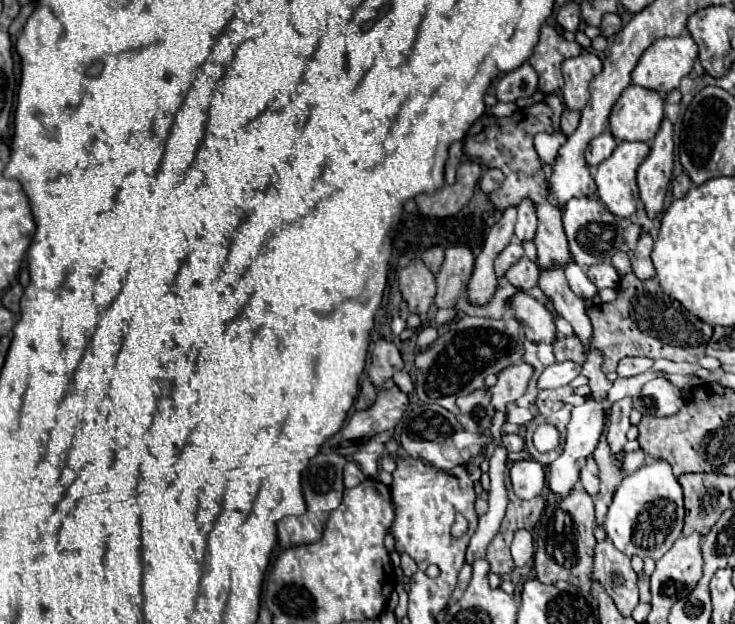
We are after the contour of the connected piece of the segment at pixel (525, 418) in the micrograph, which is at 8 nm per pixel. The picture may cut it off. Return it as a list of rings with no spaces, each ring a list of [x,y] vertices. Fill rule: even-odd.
[[[517,405],[511,407],[509,413],[507,413],[507,421],[509,421],[509,423],[515,423],[515,425],[527,425],[533,417],[535,417],[535,415],[533,415],[529,409],[517,407]]]

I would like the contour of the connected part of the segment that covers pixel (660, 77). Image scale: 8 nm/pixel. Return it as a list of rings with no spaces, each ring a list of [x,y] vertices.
[[[689,33],[679,35],[679,37],[663,37],[663,39],[657,39],[643,53],[643,57],[639,59],[637,67],[631,73],[631,79],[633,79],[635,85],[653,89],[653,91],[657,91],[659,95],[665,97],[669,91],[679,87],[683,77],[687,77],[691,73],[695,59],[697,59],[697,43],[693,41],[693,37]]]

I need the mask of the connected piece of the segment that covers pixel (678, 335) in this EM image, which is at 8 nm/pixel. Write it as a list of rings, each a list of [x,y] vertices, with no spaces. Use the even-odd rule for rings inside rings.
[[[633,273],[621,277],[621,285],[619,285],[615,301],[603,303],[603,305],[593,305],[587,309],[587,313],[593,321],[593,345],[597,349],[601,349],[605,355],[605,363],[603,363],[605,373],[615,371],[619,359],[623,359],[623,357],[649,357],[649,359],[663,357],[669,361],[697,363],[705,355],[705,347],[713,335],[713,329],[707,323],[703,323],[701,319],[697,319],[695,315],[691,315],[689,311],[685,311],[679,301],[673,301],[673,299],[667,301],[667,295],[661,291],[657,279],[639,281]]]

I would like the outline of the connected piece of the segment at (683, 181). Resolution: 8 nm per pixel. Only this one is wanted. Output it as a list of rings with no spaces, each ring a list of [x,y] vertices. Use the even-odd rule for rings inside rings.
[[[685,173],[679,175],[679,177],[675,177],[675,179],[673,179],[673,197],[675,197],[675,199],[685,197],[685,193],[689,191],[691,185],[693,185],[693,183],[691,183],[691,179],[689,179]]]

